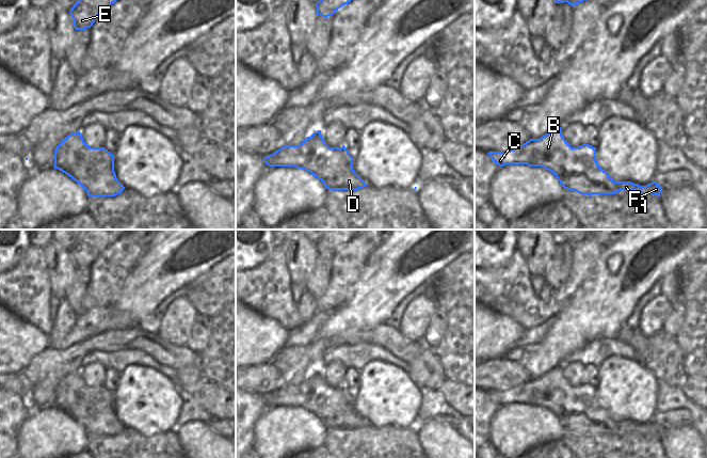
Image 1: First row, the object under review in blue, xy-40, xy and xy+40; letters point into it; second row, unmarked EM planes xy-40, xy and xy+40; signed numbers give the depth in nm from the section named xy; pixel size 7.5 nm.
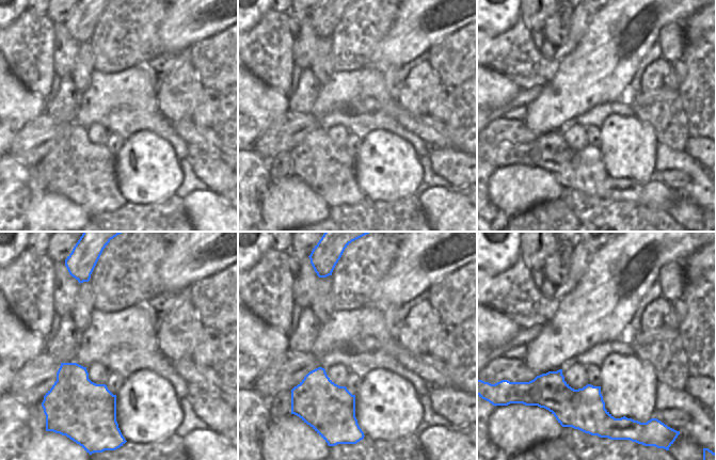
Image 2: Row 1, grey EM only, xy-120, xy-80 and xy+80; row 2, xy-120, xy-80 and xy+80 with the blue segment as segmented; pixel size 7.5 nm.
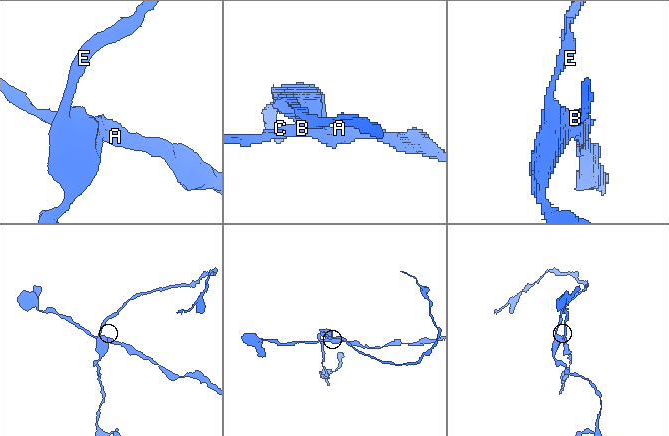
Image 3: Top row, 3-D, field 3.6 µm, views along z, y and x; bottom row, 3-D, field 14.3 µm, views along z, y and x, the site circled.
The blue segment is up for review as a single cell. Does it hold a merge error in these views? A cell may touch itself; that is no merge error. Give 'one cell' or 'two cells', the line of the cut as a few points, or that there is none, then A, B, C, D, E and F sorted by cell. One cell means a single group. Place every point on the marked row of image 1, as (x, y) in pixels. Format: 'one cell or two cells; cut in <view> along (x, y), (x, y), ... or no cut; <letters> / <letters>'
two cells; cut in xy along (328, 146), (323, 155), (314, 152), (303, 168); A B C F / D E

